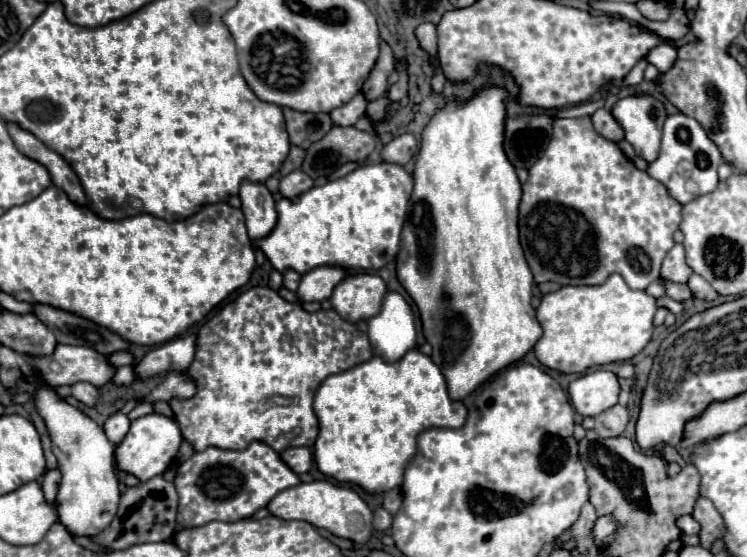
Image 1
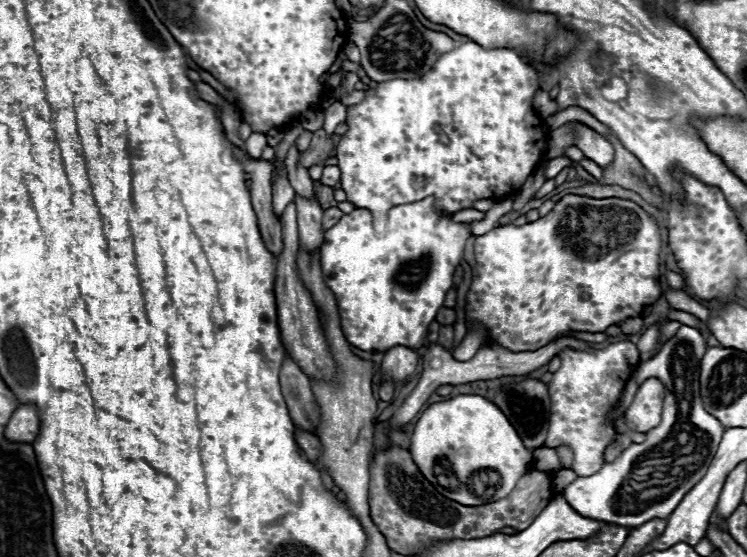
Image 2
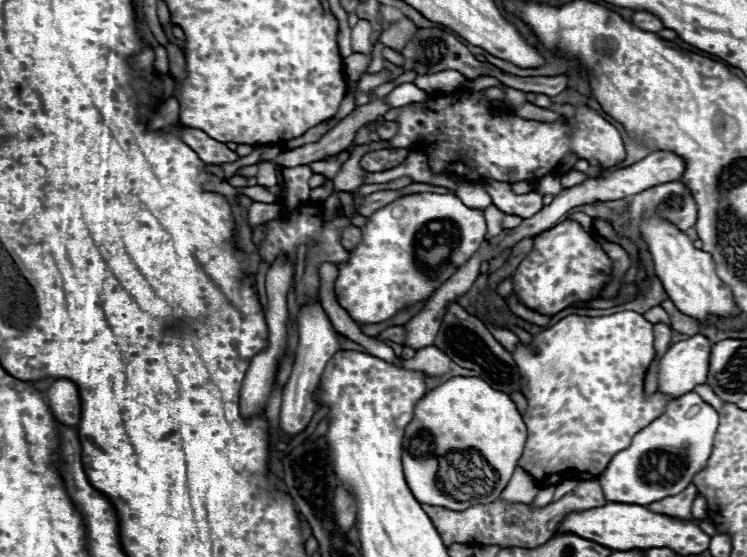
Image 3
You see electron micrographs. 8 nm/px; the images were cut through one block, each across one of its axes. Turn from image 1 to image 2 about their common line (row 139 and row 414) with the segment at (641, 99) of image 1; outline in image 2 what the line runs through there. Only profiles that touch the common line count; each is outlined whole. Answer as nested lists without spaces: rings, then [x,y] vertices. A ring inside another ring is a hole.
[[[648,378],[644,384],[640,384],[634,402],[626,410],[626,426],[630,432],[644,434],[660,424],[664,394],[666,390],[656,378]]]

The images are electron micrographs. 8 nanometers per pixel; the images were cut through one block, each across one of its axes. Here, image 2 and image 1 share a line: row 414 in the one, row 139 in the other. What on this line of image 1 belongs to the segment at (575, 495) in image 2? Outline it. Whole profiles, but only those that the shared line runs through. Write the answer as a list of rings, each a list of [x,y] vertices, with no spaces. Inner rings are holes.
[[[674,114],[668,116],[664,122],[664,134],[662,134],[662,146],[658,152],[658,158],[654,162],[648,162],[646,174],[658,180],[666,186],[668,194],[678,204],[688,204],[690,200],[710,194],[718,186],[718,166],[722,162],[722,154],[714,140],[708,136],[704,126],[686,116],[686,114]]]

